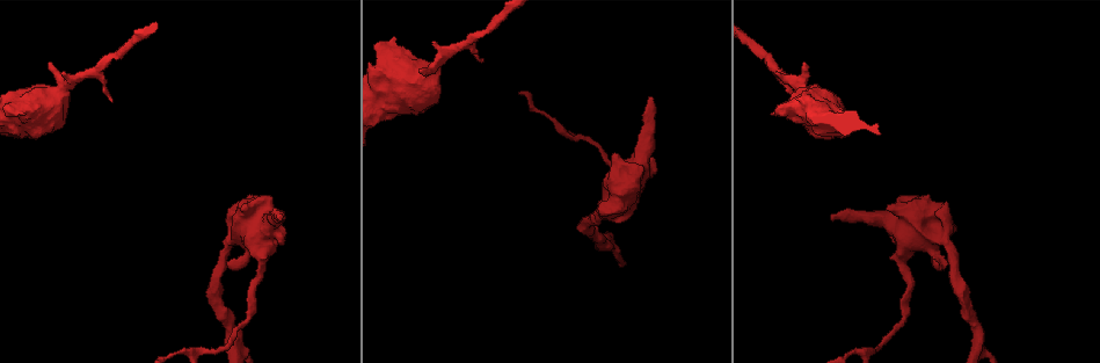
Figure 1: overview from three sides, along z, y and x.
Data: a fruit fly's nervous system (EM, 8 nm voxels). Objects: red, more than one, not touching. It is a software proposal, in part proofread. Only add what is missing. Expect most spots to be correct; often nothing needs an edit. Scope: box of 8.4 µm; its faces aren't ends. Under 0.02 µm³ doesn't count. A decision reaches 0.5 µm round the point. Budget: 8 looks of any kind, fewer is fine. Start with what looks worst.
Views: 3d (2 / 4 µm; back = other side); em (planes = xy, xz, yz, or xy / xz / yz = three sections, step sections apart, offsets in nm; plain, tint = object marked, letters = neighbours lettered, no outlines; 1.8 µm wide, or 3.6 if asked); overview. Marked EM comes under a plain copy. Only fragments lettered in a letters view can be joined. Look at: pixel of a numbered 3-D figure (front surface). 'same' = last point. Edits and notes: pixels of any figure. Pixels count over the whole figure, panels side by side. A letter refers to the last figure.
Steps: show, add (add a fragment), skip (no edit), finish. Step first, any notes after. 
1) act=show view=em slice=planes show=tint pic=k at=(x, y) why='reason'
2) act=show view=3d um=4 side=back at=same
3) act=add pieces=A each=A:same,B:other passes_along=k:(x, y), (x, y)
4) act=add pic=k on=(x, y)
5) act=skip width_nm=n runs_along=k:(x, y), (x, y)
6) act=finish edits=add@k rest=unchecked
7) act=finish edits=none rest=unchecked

act=show view=em slice=planes show=letters pic=1 at=(111, 101) why='thin end'

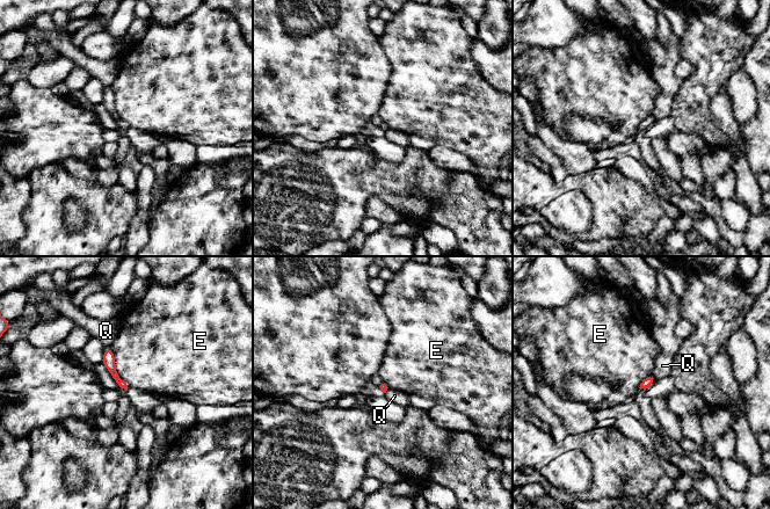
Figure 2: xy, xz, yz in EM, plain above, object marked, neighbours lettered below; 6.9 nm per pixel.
act=skip each=E:other,Q:other border=2:(111, 347), (115, 370), (129, 387) found='no lettered fragment goes on from it'

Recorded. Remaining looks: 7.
act=show view=3d um=4 side=back pic=1 at=(772, 114) why='free end'

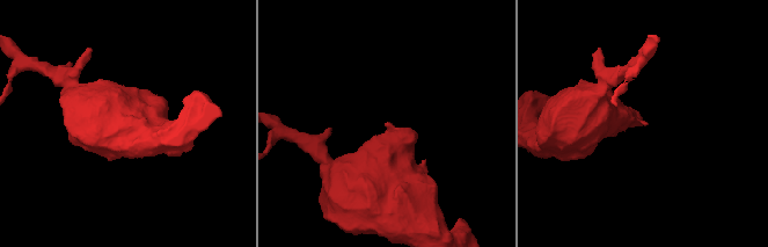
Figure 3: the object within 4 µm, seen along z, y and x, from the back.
act=show view=em slice=planes show=tint pic=3 at=(645, 125) why='need the tissue'

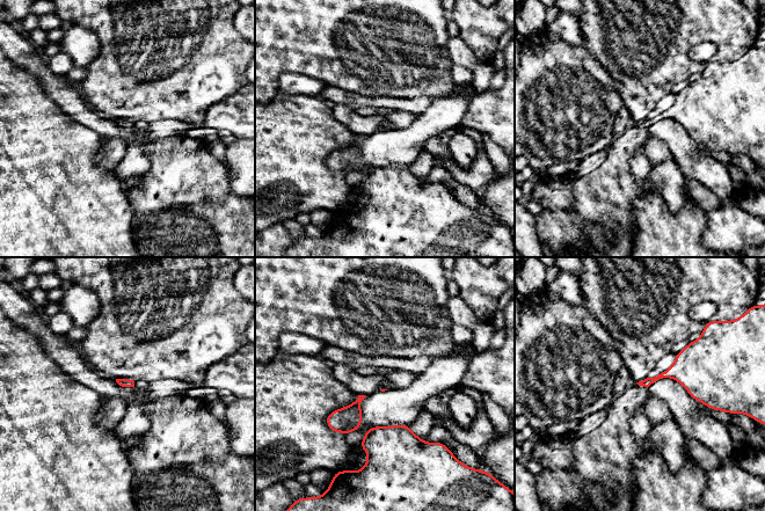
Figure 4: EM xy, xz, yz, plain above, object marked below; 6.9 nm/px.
act=show view=em slice=planes show=letters at=same

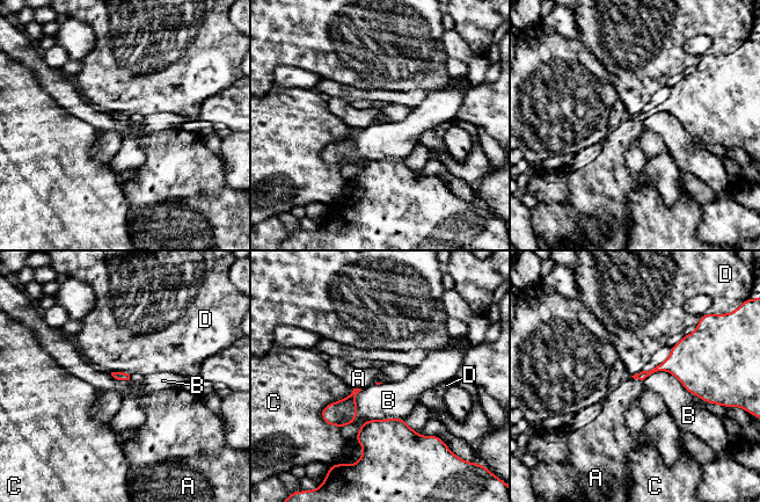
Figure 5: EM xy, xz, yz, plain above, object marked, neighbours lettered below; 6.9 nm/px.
act=skip each=A:other,B:other,C:other,D:other border=5:(110, 373), (117, 379), (129, 380) found='none of them fits'

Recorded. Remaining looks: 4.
act=show view=3d um=4 side=back pic=1 at=(648, 97) why='an open end'

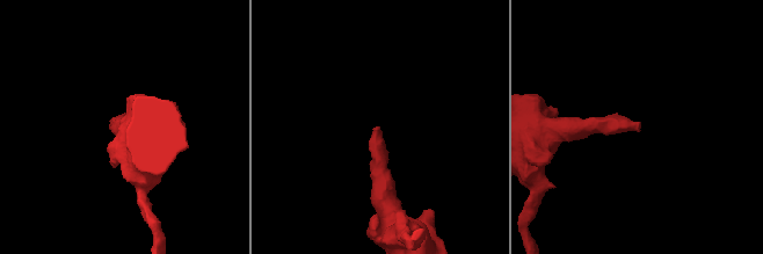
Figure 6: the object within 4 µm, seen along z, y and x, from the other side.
act=show view=em slice=xy step=8 show=letters pic=6 at=(640, 128) why='need the tissue'

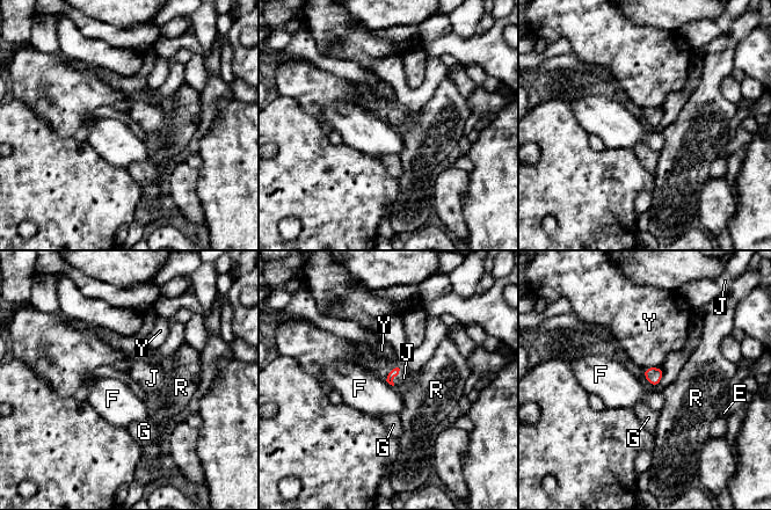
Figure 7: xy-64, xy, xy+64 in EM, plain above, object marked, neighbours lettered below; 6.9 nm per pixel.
act=show view=em slice=planes show=letters at=same why='another direction'

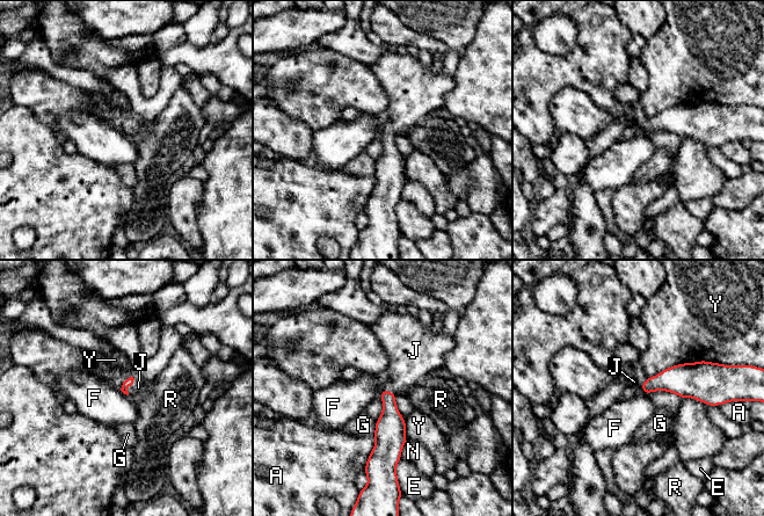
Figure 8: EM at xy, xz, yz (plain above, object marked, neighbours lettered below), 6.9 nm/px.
act=add pieces=J each=A:other,E:other,F:other,G:other,J:same,N:other,R:other,Y:other passes_along=8:(129, 382), (130, 385), (138, 387) found='it goes on there'

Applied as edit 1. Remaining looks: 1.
act=show view=em slice=planes show=letters pic=1 at=(597, 203) why='free end'

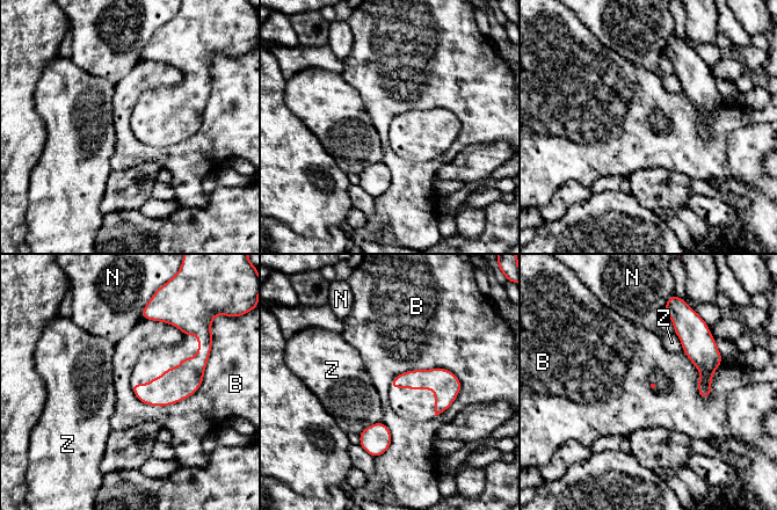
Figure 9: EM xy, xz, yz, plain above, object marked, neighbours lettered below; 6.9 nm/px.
act=skip longest_contact=B:500nm each=B:other,N:other,Z:other found='none of them fits'

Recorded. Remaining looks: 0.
act=finish edits=add@8 rest=unchecked

